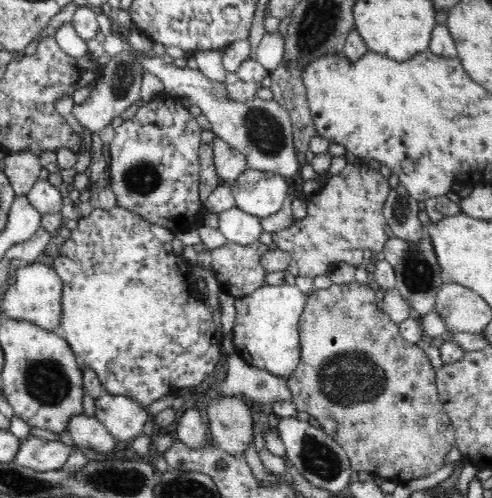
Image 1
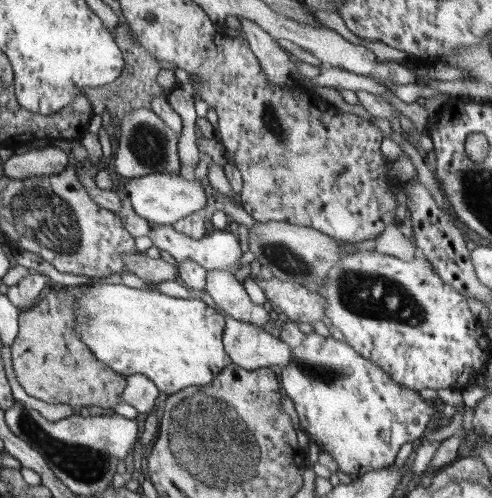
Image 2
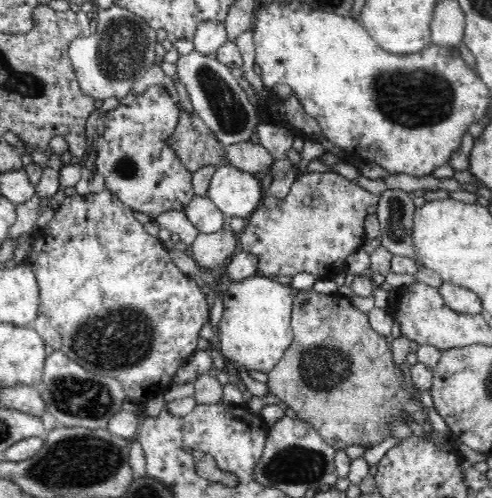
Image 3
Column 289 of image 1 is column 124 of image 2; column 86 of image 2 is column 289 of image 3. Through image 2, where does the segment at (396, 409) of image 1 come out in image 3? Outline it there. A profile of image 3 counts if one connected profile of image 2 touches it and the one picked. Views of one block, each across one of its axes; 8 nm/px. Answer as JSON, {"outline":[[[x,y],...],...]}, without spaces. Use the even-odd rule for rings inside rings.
{"outline":[[[314,288],[294,292],[292,328],[292,348],[268,374],[268,388],[276,398],[280,398],[280,402],[296,412],[296,420],[314,426],[328,444],[342,450],[362,444],[368,450],[370,446],[390,438],[388,428],[392,428],[394,422],[404,422],[406,416],[412,416],[412,420],[420,426],[424,422],[430,422],[430,414],[424,404],[408,392],[408,380],[394,362],[390,340],[382,338],[370,328],[368,316],[354,308],[350,298],[344,298],[340,294],[318,294],[314,292]]]}

